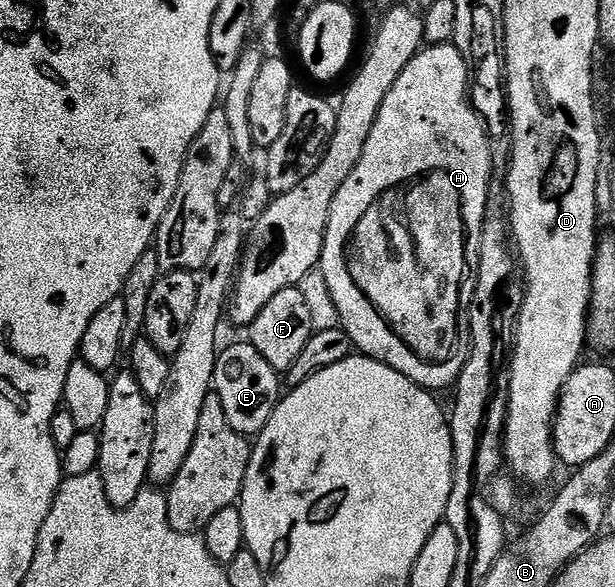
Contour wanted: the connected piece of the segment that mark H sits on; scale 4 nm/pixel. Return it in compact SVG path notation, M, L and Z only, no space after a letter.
M453 43L423 48L422 52L414 56L412 63L408 63L408 67L400 71L400 79L396 79L392 91L388 91L388 99L384 99L380 107L378 118L372 127L372 135L368 135L368 143L364 143L364 155L360 163L352 171L352 175L344 179L344 187L336 191L320 262L324 279L328 279L328 291L332 291L332 299L336 303L340 328L350 336L351 346L361 356L384 363L400 371L400 375L412 379L412 383L431 391L449 390L462 374L462 368L470 354L470 304L474 286L468 283L468 277L466 281L466 221L462 218L462 213L482 215L487 212L486 196L490 193L490 165L492 166L490 138L486 136L486 126L478 116L468 92L471 80L471 70L466 68L465 59Z

